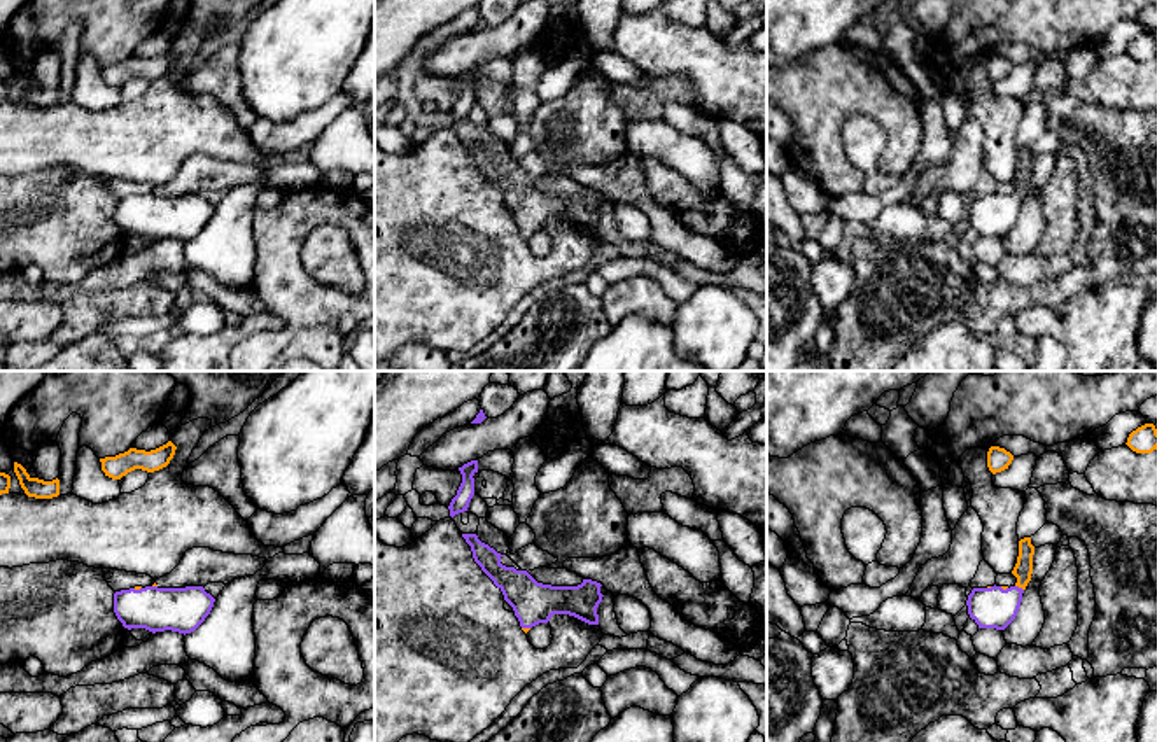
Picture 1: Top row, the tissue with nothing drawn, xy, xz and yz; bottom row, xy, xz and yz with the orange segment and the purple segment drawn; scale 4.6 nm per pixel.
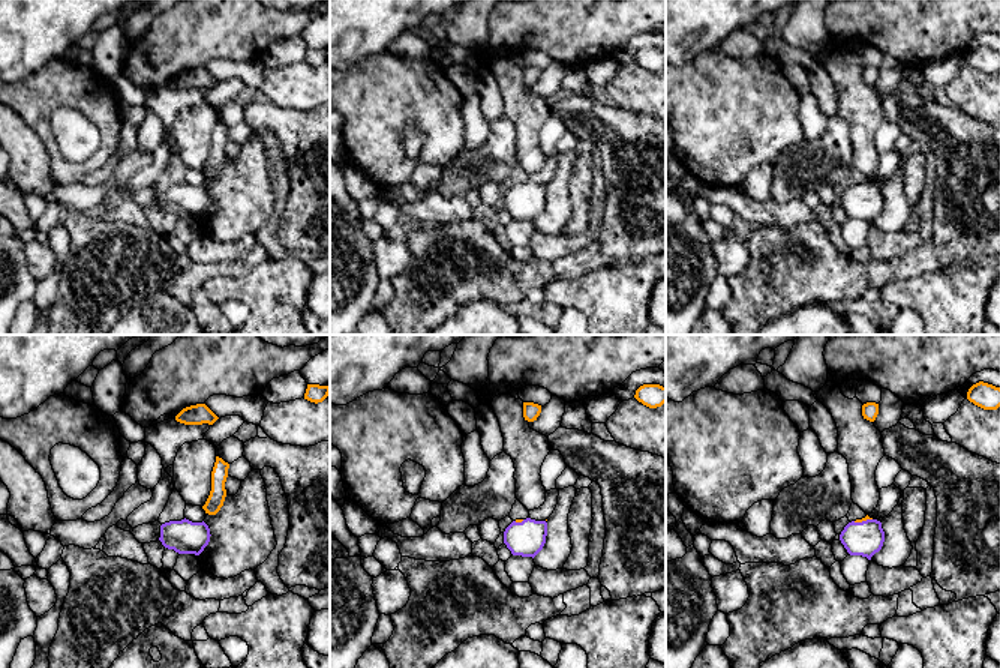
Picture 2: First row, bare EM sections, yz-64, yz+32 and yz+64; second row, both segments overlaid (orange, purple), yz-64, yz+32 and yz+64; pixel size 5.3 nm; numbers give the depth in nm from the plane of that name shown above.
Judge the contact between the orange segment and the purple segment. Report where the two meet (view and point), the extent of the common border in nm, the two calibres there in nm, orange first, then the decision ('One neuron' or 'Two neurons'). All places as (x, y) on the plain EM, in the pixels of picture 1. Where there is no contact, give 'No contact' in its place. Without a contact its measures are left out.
Touches orange at yz (1019, 195). Shared border 50 nm. Thickness 90 nm (orange) against 190 nm. One neuron

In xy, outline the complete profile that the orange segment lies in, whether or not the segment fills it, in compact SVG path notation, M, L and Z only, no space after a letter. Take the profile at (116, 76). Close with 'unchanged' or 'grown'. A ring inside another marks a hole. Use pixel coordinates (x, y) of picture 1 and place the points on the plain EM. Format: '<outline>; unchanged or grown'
M172 49L151 60L130 56L116 65L100 66L102 79L112 88L121 88L135 77L154 80L170 72L175 58L177 54Z; unchanged

